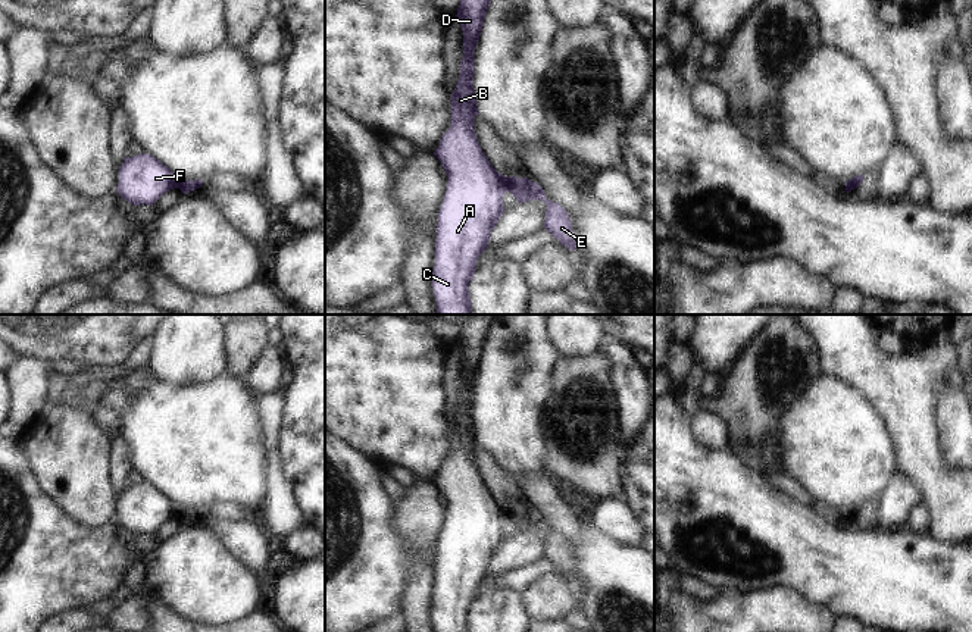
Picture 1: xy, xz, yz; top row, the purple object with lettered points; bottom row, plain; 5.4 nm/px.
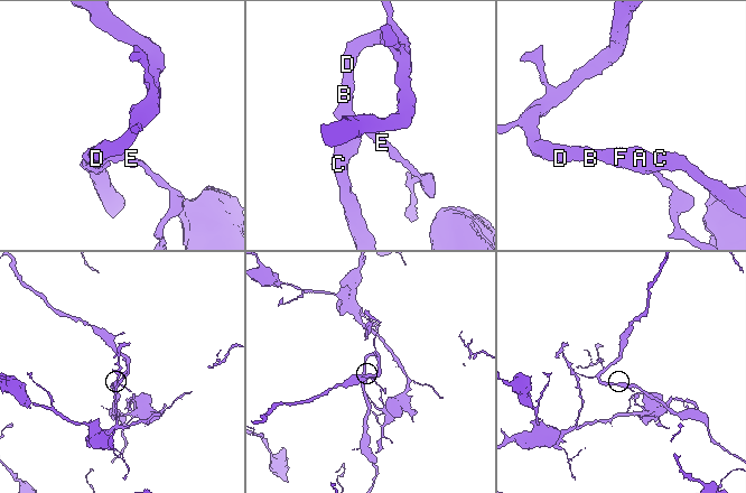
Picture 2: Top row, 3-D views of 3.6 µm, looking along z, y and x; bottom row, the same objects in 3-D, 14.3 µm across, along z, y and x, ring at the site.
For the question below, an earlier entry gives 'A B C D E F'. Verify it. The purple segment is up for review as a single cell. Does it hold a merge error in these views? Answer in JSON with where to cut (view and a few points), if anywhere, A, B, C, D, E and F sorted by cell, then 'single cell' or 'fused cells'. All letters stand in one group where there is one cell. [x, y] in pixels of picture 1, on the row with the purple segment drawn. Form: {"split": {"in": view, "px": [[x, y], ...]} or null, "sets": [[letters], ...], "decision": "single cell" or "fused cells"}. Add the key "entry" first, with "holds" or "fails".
{"entry": "fails", "split": {"in": "xz", "px": [[508, 178], [509, 190]]}, "sets": [["A", "B", "C", "D", "F"], ["E"]], "decision": "fused cells"}

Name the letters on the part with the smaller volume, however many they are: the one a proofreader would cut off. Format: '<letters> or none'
A, B, C, D, F

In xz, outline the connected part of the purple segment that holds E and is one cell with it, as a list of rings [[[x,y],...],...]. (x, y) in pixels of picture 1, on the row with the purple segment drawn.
[[[518,176],[509,178],[509,191],[516,197],[519,204],[541,200],[547,204],[544,228],[573,251],[578,244],[572,231],[572,220],[569,213],[559,203],[546,198],[546,193],[538,182],[532,182],[526,176],[519,179]]]

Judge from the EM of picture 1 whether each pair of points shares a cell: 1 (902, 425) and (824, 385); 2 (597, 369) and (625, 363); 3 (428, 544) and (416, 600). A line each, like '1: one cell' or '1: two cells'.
1: two cells
2: two cells
3: one cell

